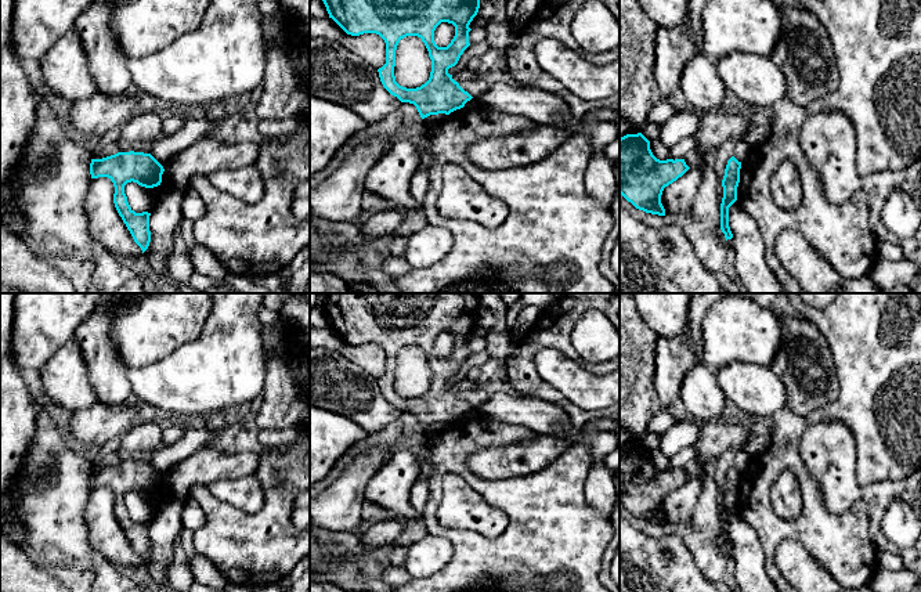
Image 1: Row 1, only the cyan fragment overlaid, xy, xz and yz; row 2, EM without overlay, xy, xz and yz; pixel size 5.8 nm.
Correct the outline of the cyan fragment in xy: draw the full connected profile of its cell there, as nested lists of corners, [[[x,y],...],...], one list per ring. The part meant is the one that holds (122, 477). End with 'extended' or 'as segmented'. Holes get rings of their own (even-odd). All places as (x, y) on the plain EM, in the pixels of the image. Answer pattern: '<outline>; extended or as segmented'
[[[134,461],[118,462],[102,469],[91,469],[90,473],[91,488],[108,487],[113,492],[115,517],[142,563],[151,552],[151,523],[136,523],[130,517],[124,495],[133,491],[145,498],[158,497],[162,492],[163,481],[163,476],[151,463]]]; as segmented

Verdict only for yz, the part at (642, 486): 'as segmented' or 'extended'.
as segmented

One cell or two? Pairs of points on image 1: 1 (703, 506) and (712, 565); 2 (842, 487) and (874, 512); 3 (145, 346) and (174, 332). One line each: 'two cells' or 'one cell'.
1: one cell
2: one cell
3: one cell

